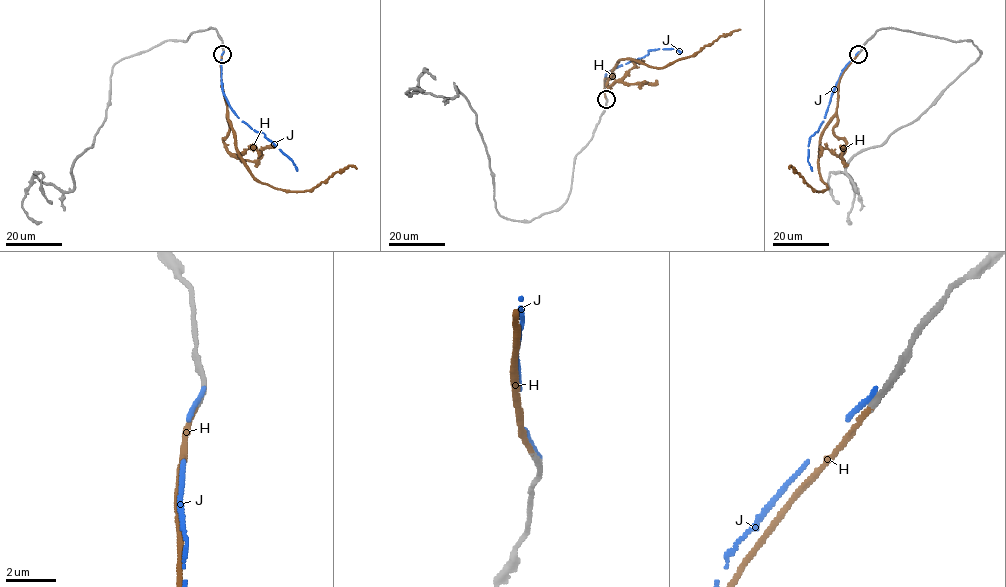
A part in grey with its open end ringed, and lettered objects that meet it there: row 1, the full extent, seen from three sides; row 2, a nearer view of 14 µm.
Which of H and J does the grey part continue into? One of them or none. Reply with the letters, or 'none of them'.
H

